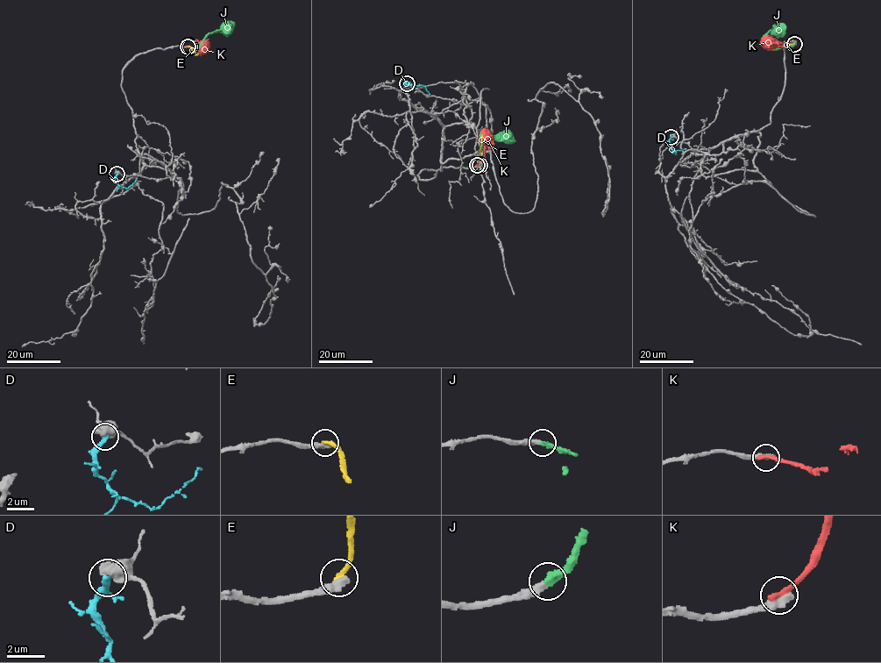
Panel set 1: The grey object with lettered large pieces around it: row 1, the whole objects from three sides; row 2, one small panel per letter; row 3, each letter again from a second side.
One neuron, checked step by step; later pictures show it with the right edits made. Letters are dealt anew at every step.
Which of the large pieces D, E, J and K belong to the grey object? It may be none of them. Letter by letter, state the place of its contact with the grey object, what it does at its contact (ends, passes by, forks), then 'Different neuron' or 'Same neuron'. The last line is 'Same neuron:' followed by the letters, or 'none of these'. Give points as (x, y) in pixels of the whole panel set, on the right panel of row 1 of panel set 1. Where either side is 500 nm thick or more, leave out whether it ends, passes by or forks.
D: Touches grey at (671, 137). Different neuron
E: Touches grey at (794, 43). It ends there. Different neuron
J: Touches grey at (794, 44). It ends there. Same neuron
K: Touches grey at (794, 44). Different neuron
Same neuron: J

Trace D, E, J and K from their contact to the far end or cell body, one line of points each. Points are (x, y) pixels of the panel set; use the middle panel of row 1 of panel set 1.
D: (407, 83), (421, 84), (429, 95)
E: (478, 165), (482, 135)
J: (479, 164), (484, 158), (481, 130), (506, 141), (515, 141)
K: (477, 165), (484, 154), (483, 132), (486, 128)

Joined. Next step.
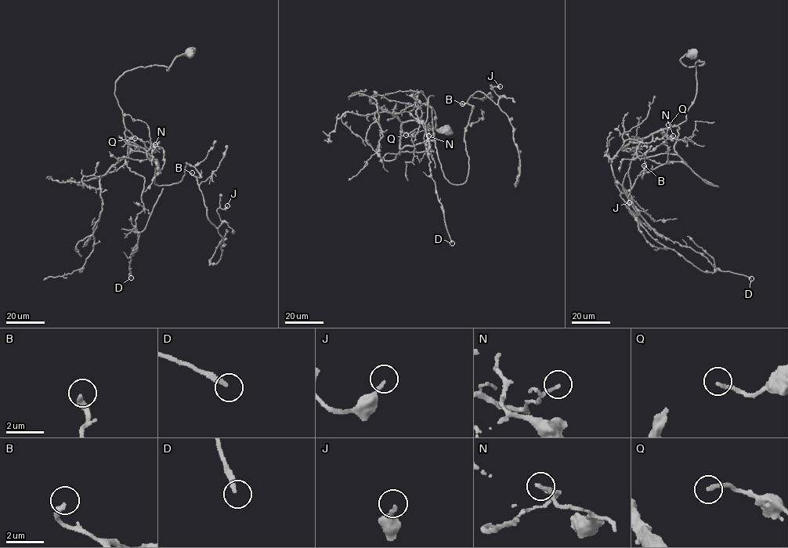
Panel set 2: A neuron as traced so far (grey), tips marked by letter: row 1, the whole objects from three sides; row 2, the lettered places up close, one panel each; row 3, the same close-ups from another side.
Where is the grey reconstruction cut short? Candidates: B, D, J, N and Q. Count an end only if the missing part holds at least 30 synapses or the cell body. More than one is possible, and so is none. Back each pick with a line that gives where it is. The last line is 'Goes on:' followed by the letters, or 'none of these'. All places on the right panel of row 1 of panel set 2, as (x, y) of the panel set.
B: Place: (644, 165)
D: Place: (751, 278)
Goes on: B, D

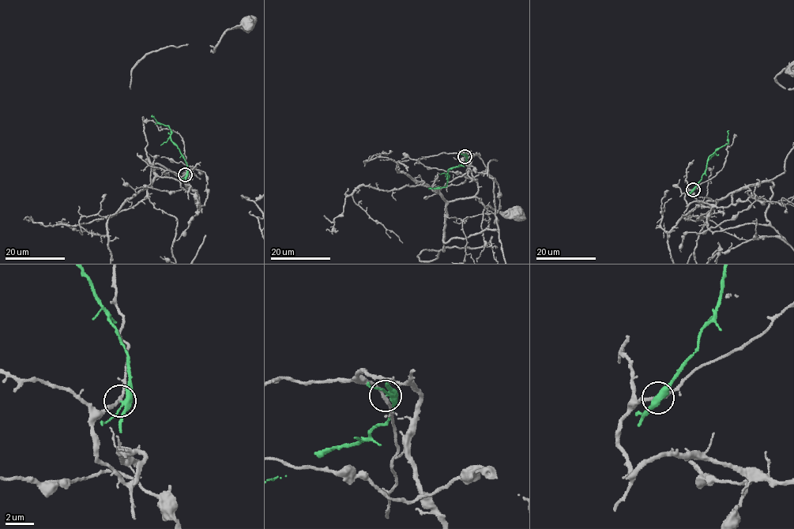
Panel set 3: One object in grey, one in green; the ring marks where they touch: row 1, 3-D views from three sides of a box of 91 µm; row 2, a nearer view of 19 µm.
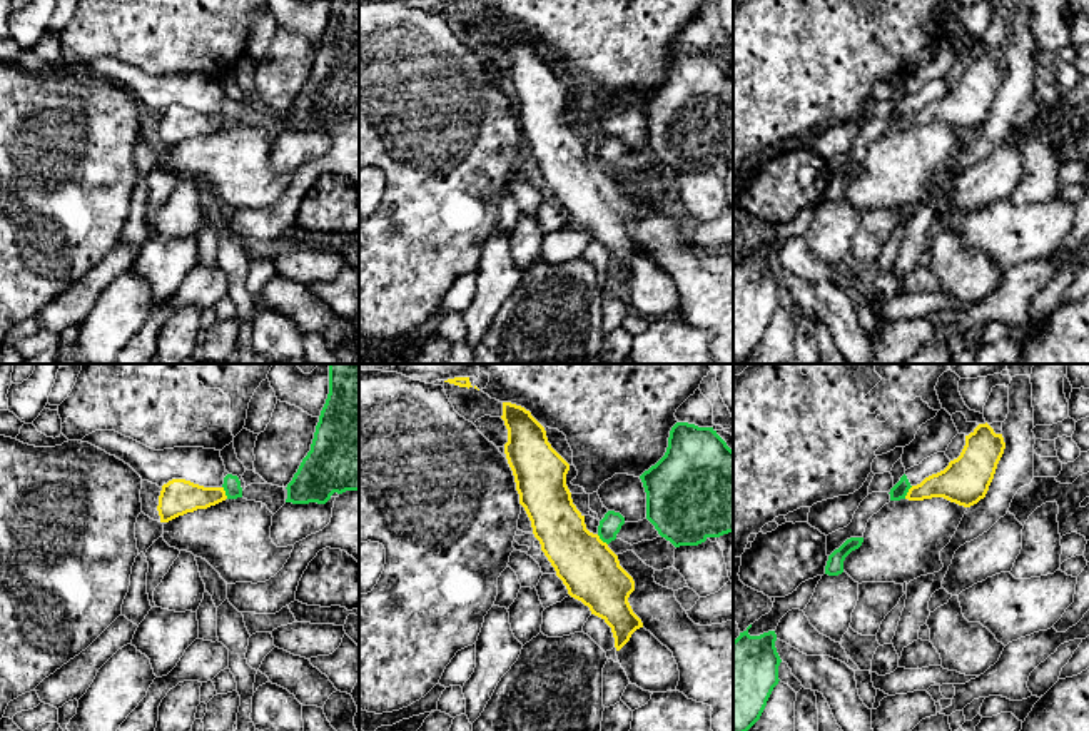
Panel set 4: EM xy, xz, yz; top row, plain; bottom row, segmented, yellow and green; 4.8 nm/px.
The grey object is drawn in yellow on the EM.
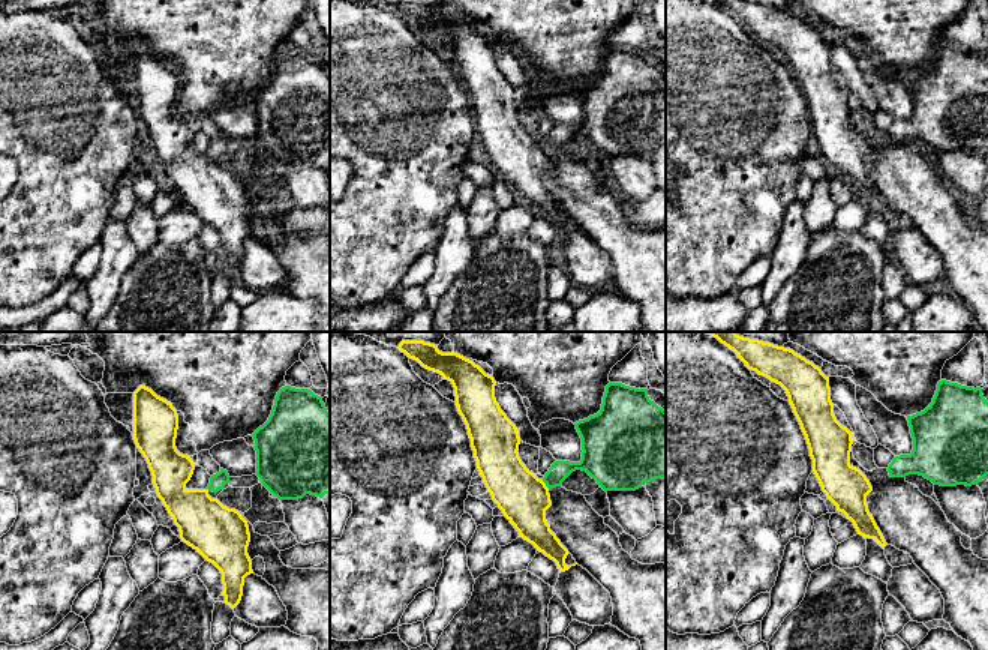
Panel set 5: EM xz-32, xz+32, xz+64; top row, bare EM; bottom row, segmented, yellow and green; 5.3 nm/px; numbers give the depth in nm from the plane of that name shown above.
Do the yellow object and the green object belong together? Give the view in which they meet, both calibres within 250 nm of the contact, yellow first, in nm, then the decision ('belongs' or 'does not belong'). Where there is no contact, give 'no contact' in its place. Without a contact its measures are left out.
meets yellow in yz; 190 nm thick on the yellow side, 80 nm on the other; does not belong

